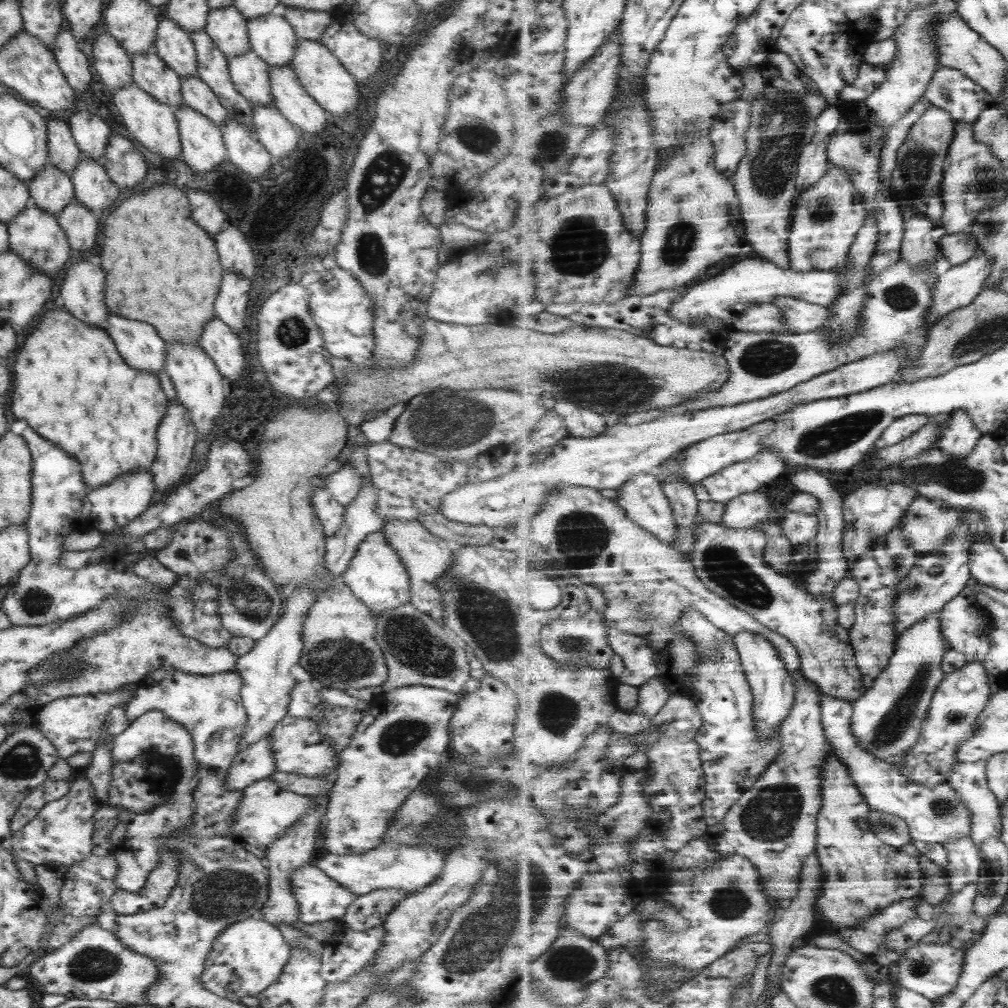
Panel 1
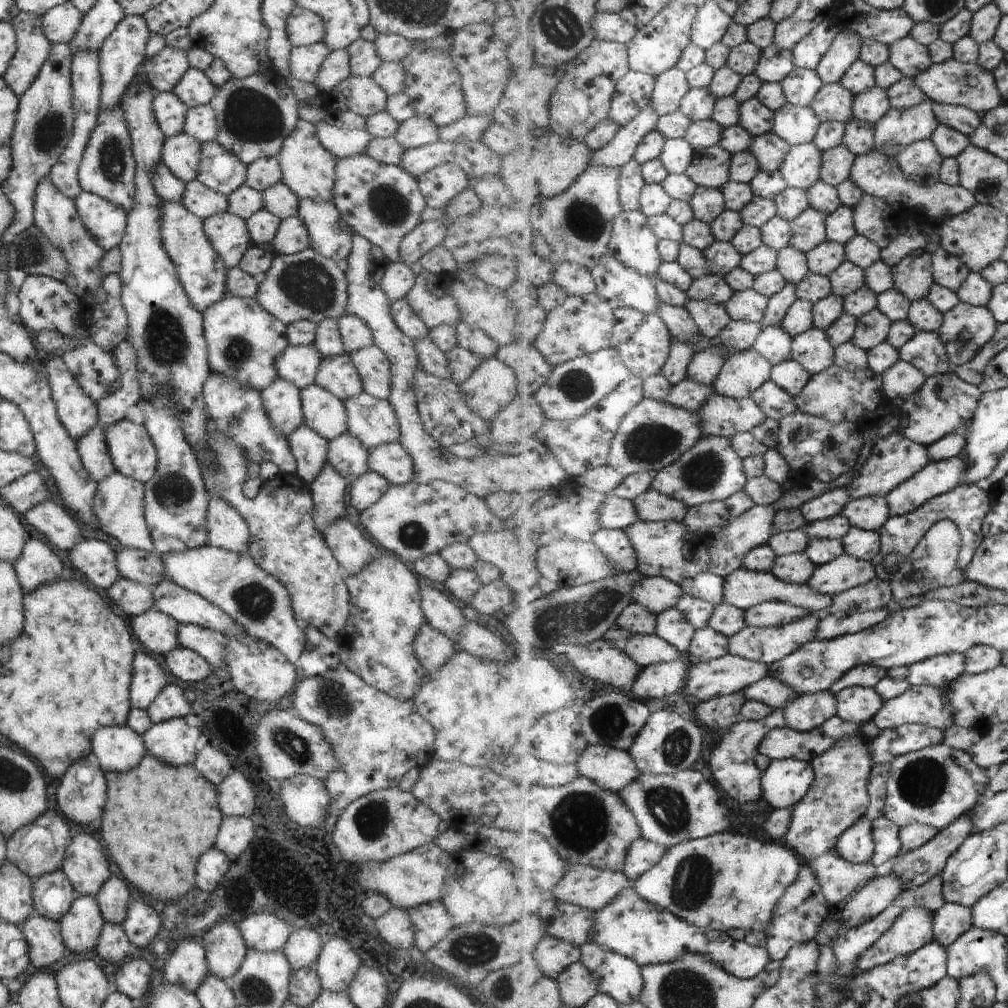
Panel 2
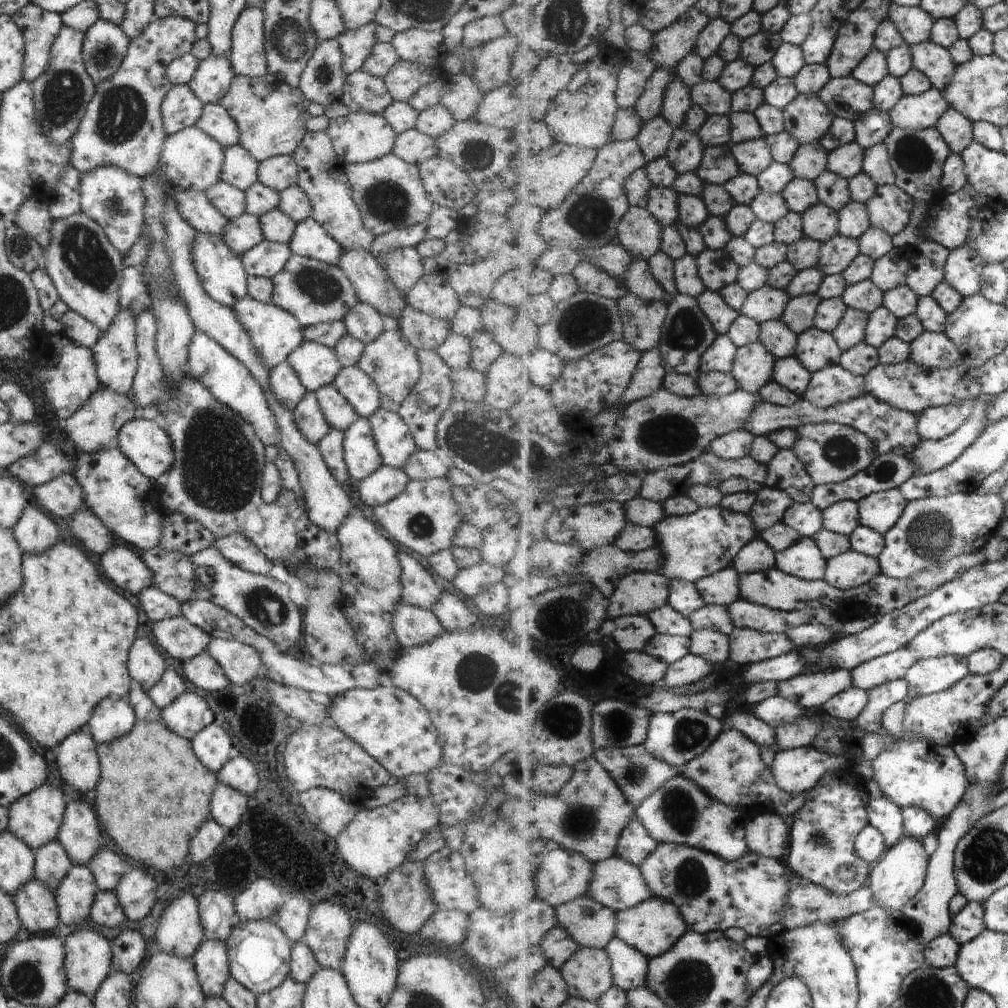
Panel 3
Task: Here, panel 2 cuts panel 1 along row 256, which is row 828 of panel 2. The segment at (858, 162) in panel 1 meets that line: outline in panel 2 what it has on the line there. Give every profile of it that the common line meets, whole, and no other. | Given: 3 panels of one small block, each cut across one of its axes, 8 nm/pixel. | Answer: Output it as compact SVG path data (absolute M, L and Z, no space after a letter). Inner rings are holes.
M883 815L873 823L873 836L876 840L876 853L871 864L881 866L885 860L895 858L902 848L901 829L889 817Z

